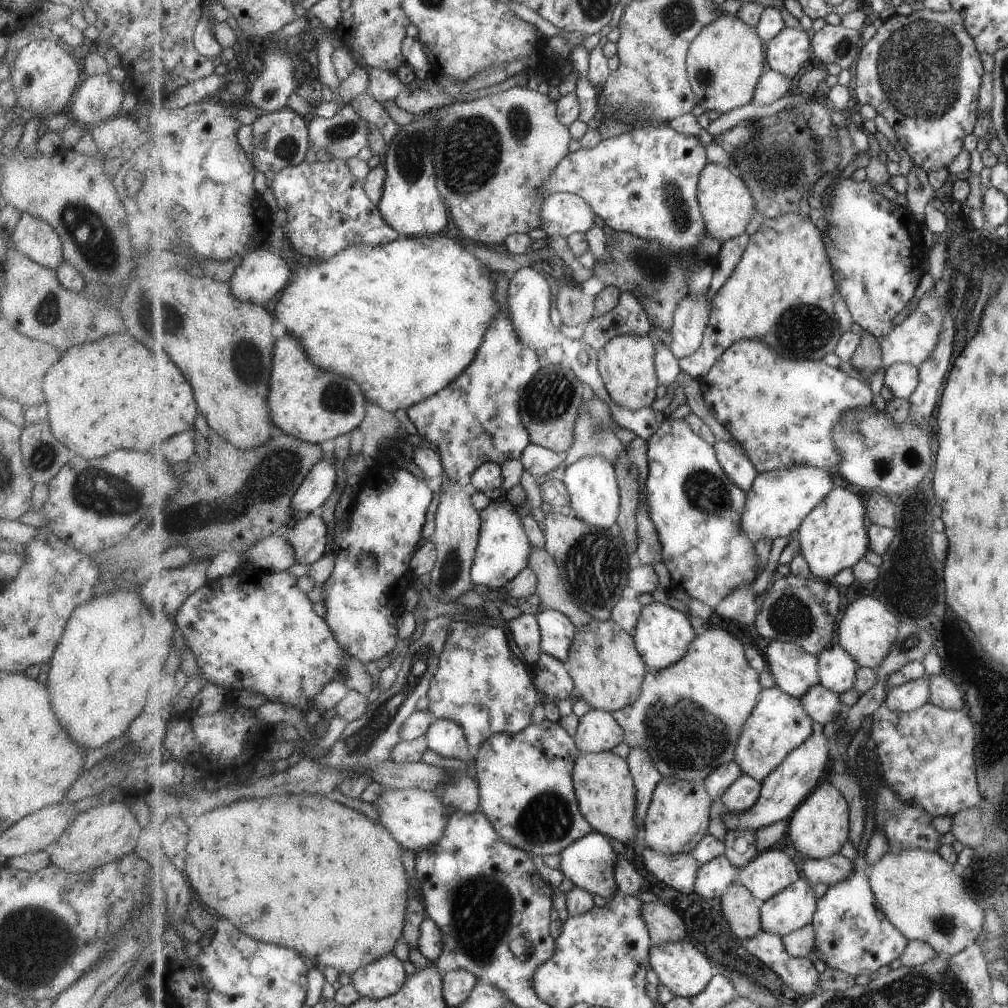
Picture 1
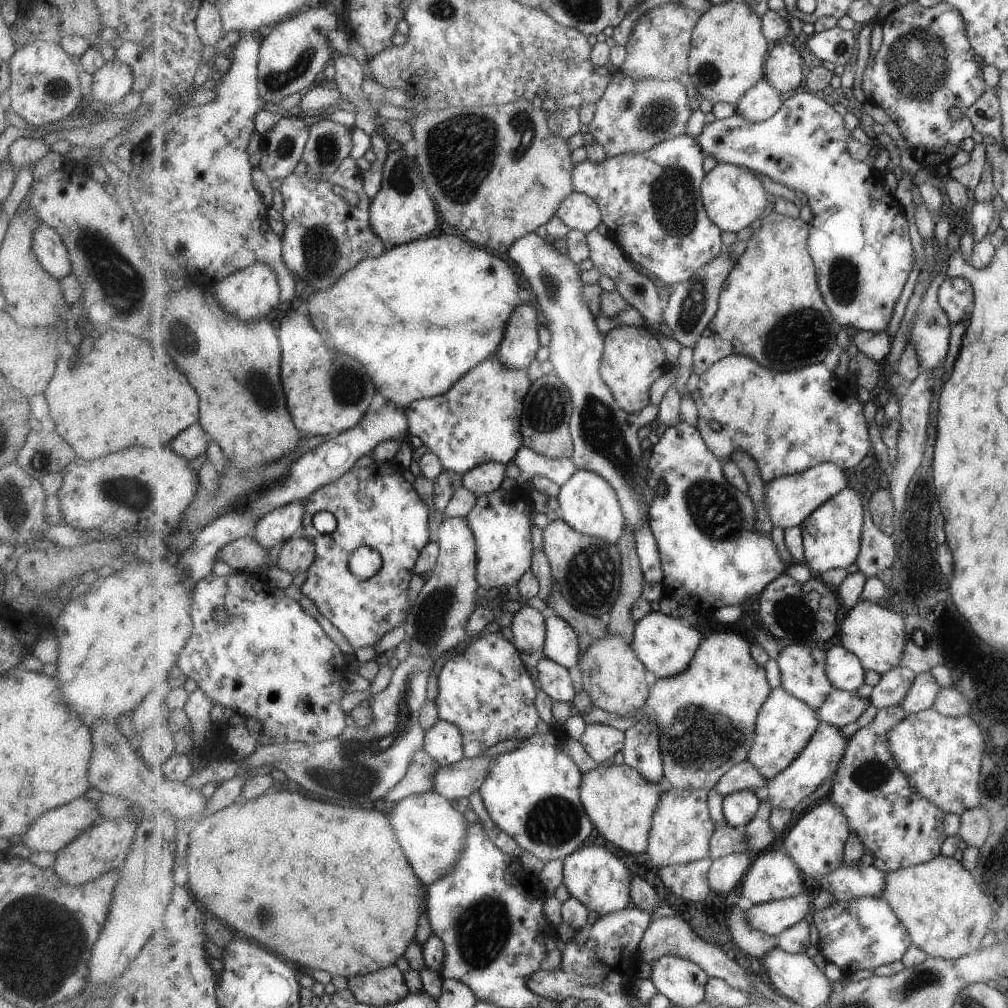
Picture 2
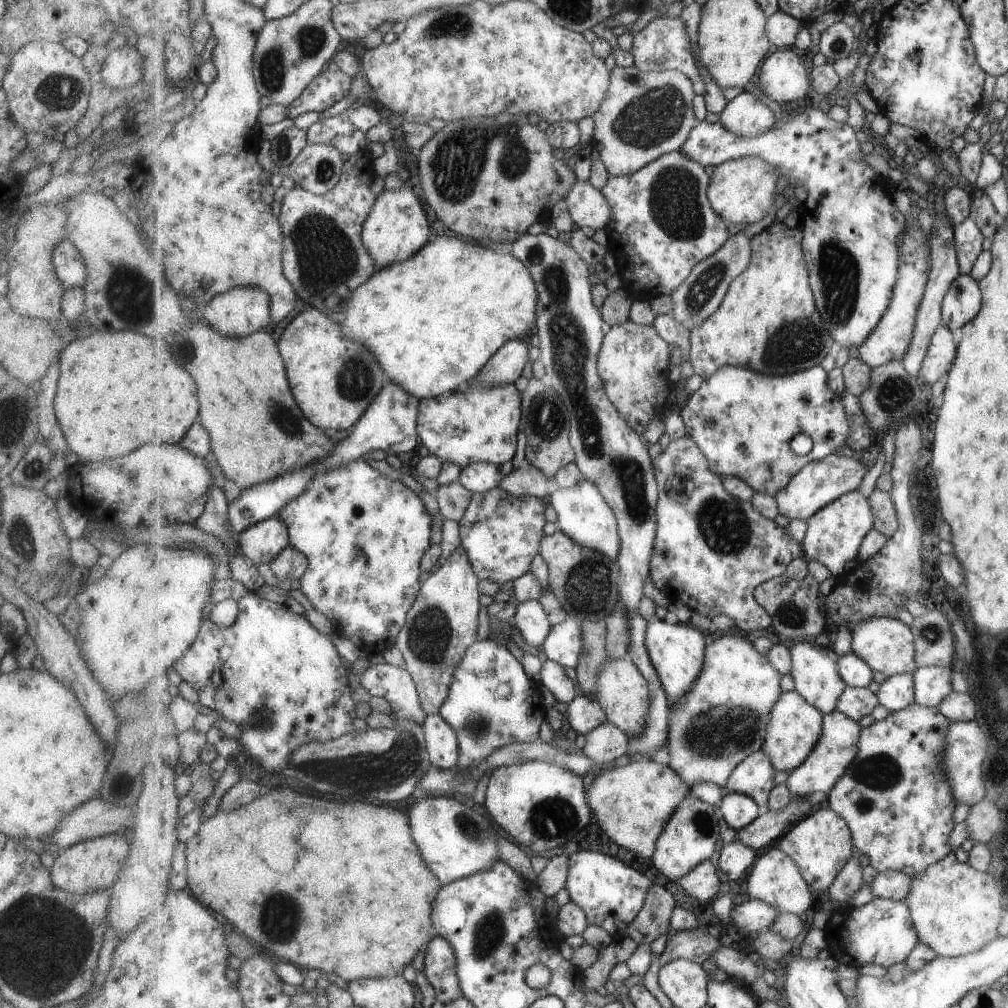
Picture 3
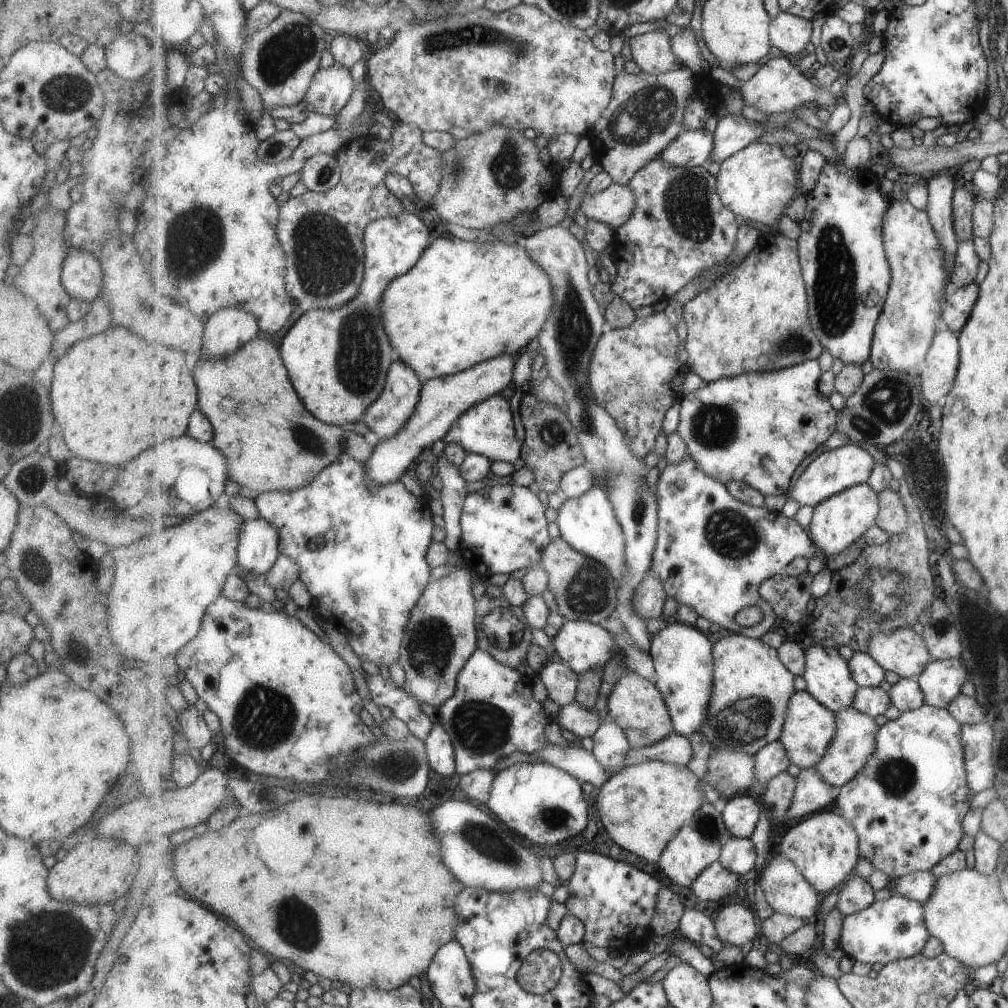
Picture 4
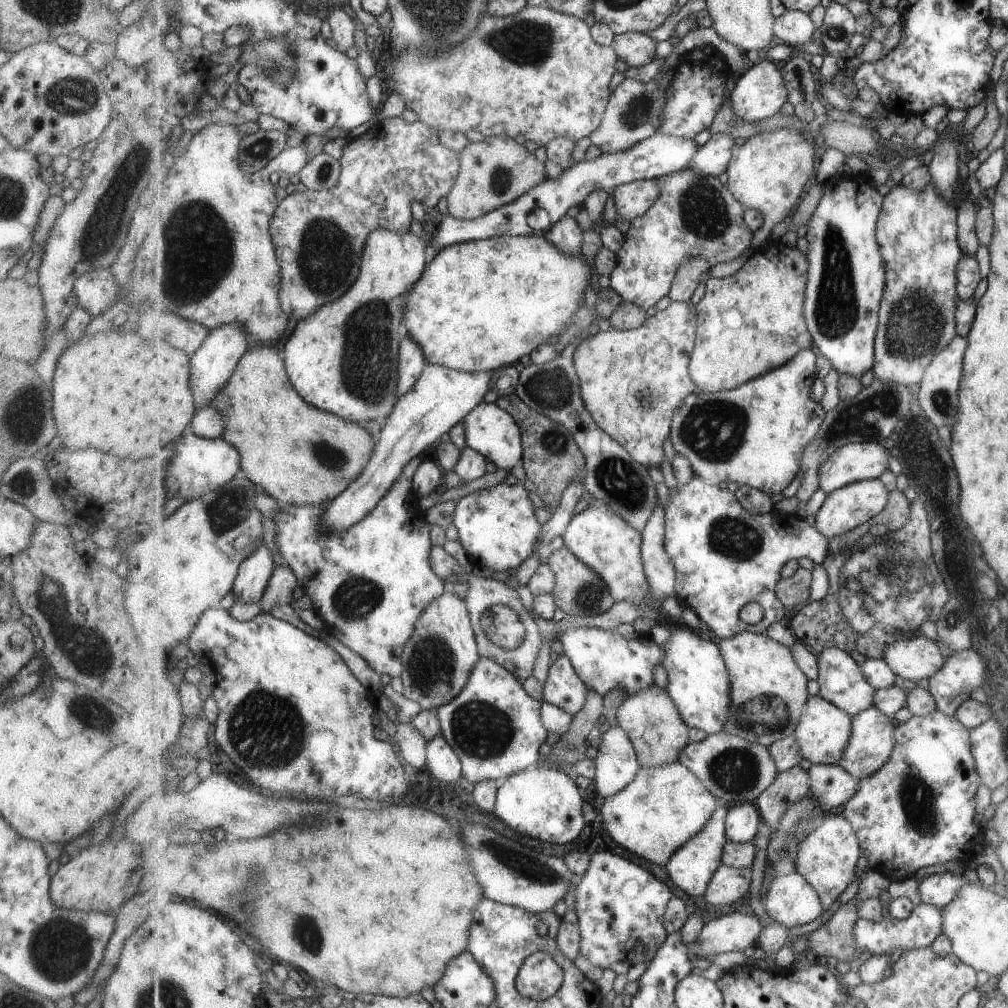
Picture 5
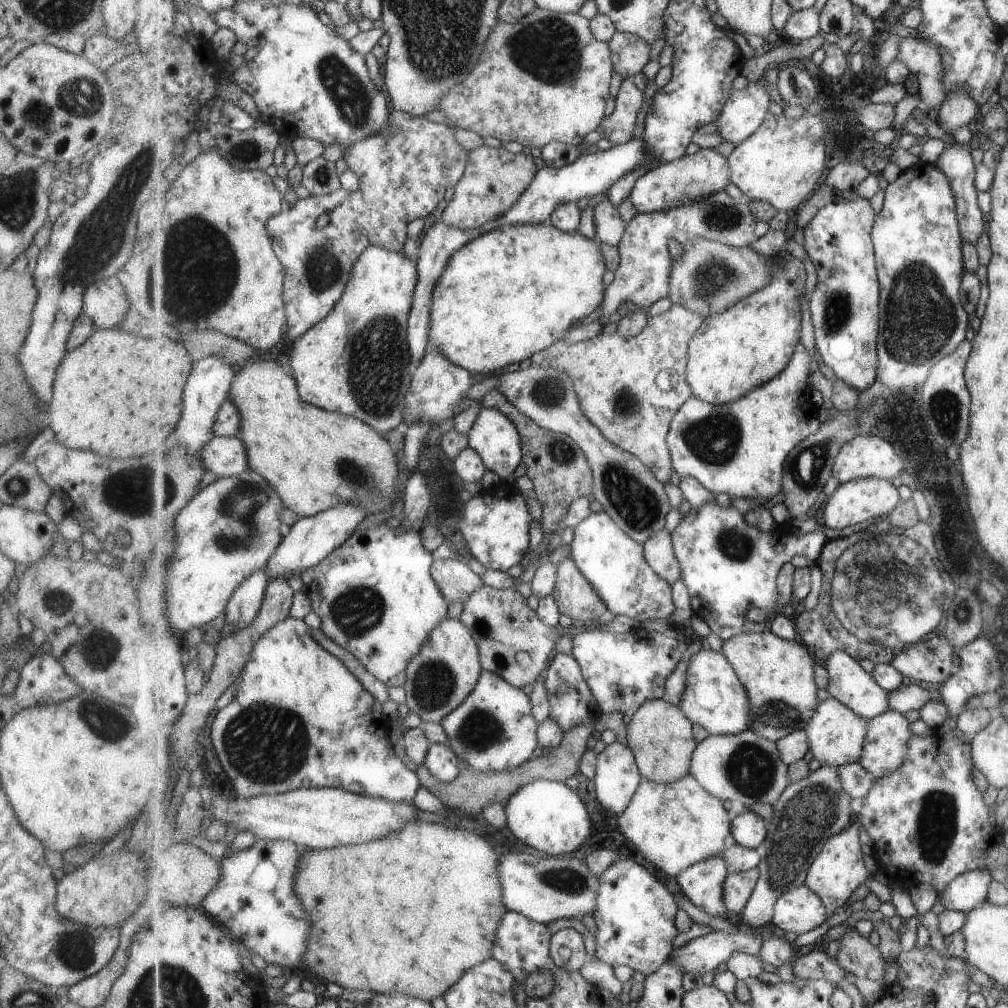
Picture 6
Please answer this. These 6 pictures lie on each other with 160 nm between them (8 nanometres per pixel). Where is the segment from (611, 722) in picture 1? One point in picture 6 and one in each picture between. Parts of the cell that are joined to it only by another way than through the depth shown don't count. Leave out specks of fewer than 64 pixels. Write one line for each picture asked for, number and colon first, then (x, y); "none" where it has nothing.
2: (601, 742)
3: (607, 742)
4: (612, 747)
5: (617, 763)
6: (618, 777)

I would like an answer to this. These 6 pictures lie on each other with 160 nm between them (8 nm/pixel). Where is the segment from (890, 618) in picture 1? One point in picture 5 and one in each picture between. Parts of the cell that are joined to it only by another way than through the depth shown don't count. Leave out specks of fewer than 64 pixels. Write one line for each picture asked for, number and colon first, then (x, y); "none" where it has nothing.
2: (879, 637)
3: (889, 646)
4: (903, 651)
5: (917, 657)

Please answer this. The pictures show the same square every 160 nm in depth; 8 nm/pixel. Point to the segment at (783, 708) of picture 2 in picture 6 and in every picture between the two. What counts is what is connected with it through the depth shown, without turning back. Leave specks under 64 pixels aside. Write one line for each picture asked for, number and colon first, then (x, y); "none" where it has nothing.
3: (795, 727)
4: (809, 730)
5: (824, 730)
6: (837, 734)

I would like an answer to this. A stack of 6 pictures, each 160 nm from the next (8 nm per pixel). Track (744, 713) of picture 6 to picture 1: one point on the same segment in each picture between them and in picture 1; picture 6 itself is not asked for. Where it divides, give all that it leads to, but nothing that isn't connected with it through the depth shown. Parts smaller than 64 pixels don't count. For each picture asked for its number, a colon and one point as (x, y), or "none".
1: (663, 635)
2: (667, 647)
3: (678, 650)
4: (684, 656)
5: (699, 680)

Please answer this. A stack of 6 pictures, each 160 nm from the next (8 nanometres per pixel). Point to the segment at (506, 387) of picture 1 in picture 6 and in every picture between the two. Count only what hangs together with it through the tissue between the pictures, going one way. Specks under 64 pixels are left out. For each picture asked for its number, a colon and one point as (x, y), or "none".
2: (479, 420)
3: (476, 423)
4: (488, 428)
5: (492, 431)
6: (495, 437)

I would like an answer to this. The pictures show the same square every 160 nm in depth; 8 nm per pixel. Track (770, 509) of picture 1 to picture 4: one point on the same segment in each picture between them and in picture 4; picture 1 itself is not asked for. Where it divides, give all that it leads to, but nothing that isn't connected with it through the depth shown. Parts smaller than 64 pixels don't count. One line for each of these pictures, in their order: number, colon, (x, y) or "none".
2: (791, 499)
3: (820, 482)
4: (835, 470)

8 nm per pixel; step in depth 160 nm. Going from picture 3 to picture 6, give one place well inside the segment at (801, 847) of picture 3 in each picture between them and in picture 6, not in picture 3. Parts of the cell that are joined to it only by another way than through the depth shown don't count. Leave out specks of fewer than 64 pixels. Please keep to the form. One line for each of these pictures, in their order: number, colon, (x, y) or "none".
4: (826, 847)
5: (828, 857)
6: (839, 869)

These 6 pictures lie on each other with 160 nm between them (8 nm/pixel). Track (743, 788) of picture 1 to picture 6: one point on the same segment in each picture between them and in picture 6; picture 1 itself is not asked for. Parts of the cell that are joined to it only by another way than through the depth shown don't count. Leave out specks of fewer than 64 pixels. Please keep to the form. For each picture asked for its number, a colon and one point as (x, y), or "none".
2: (741, 807)
3: (739, 810)
4: (742, 812)
5: (743, 821)
6: (750, 830)

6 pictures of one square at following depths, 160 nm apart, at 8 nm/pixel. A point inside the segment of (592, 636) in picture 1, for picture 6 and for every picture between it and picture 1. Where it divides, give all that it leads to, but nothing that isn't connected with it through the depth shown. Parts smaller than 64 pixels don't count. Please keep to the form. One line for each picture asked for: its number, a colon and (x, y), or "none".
2: (616, 680)
3: (623, 691)
4: (637, 704)
5: (651, 718)
6: (661, 736)

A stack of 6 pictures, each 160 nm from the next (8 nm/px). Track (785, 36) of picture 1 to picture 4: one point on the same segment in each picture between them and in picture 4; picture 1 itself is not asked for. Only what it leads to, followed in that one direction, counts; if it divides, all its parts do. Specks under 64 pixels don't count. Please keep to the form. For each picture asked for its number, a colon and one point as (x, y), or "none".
2: (784, 69)
3: (783, 78)
4: (778, 86)

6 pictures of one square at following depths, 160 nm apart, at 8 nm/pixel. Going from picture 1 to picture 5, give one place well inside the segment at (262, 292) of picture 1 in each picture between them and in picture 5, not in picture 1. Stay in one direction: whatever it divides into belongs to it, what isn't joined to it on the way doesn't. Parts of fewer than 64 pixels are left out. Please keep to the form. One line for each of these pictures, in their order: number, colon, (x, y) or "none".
2: (250, 294)
3: (239, 312)
4: (230, 329)
5: (213, 365)

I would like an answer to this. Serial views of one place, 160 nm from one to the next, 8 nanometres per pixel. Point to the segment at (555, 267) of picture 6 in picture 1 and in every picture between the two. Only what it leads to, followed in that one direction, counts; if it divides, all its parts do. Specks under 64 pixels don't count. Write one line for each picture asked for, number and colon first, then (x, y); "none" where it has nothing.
1: (404, 319)
2: (422, 315)
3: (440, 316)
4: (465, 302)
5: (481, 305)

